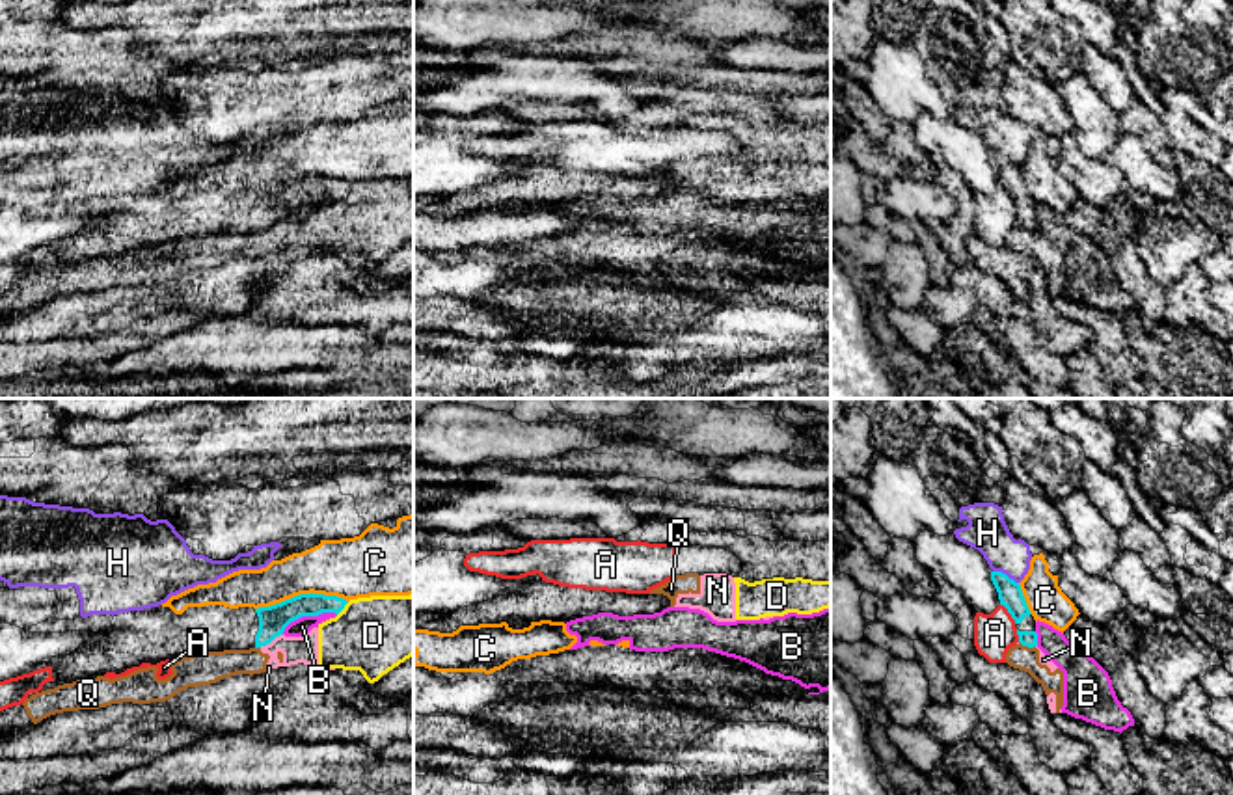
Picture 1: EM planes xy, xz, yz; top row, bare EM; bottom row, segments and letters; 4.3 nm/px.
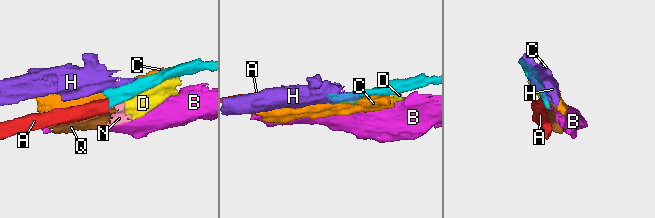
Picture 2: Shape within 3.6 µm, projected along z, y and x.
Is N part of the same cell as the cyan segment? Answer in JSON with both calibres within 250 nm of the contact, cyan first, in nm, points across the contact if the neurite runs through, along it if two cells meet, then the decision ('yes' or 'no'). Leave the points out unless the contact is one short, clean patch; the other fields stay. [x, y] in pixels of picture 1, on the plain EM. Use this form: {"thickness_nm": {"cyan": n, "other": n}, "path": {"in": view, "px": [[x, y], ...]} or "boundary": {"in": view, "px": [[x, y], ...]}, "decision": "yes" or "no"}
{"thickness_nm": {"cyan": 130, "other": 120}, "boundary": {"in": "xy", "px": [[282, 216], [259, 229]]}, "decision": "no"}

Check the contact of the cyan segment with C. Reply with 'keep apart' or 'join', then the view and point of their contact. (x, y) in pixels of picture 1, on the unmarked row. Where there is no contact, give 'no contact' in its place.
keep apart; meets cyan in xy at (300, 177)

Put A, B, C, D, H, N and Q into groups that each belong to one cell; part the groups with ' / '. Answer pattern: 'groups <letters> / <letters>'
groups A / B / C / D N Q / H

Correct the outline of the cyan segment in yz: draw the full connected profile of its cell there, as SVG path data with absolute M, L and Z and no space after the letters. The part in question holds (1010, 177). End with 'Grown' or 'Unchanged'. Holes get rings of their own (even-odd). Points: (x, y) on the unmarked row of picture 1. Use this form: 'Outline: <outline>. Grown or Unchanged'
Outline: M991 155L991 164L998 175L1000 188L1015 203L1019 225L1028 231L1037 229L1036 203L1026 188L1021 168L1002 155Z. Grown

